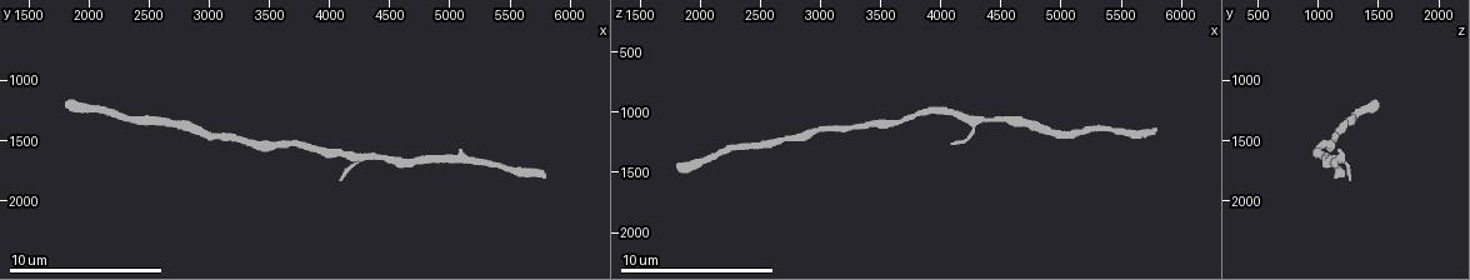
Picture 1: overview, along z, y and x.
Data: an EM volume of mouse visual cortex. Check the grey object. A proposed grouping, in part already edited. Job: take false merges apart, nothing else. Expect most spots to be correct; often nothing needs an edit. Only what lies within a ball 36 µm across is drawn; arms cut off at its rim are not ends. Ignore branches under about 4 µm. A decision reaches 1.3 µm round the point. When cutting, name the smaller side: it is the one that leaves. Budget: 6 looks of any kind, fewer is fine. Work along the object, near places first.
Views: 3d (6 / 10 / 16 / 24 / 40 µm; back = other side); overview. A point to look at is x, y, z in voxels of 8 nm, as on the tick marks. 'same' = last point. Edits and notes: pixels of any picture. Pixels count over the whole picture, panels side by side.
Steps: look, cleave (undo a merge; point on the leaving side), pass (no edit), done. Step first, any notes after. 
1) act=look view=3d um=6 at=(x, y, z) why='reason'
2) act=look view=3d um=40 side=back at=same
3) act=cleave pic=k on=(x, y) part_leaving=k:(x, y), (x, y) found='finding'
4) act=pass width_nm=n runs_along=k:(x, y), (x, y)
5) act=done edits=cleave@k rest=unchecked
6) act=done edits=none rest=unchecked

act=look view=3d um=16 at=(2640, 1360, 1220) why='narrows sharply'

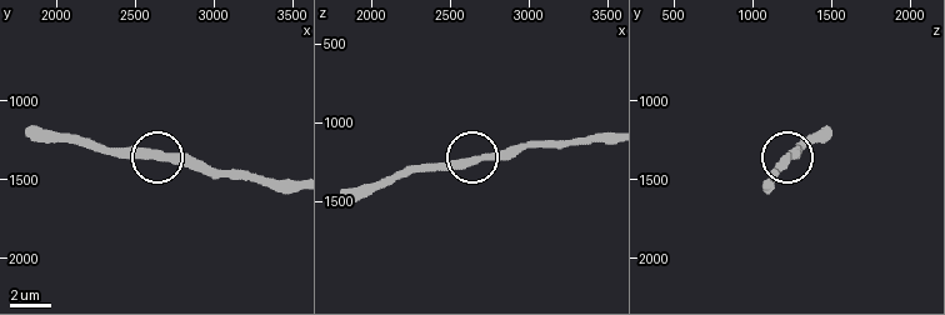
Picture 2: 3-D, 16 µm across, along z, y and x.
act=look view=3d um=6 at=(2660, 1380, 1240)

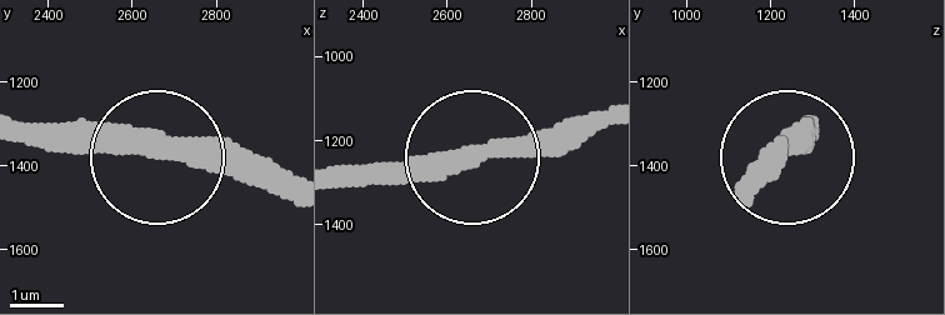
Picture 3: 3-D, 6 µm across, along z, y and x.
act=pass runs_along=3:(608, 111), (434, 170), (344, 170) found='all the same neuron'

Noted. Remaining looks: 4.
act=look view=3d um=6 at=(3740, 1540, 1020)

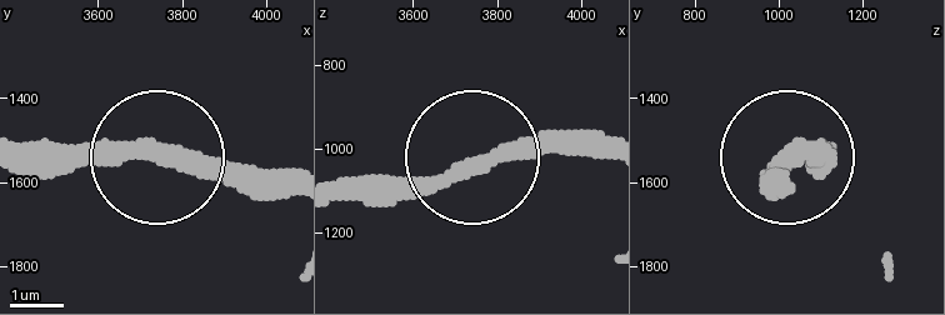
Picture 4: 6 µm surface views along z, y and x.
act=pass width_nm=330 runs_along=4:(478, 164), (606, 154) found='all the same neuron'

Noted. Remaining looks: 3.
act=look view=3d um=10 at=(4400, 1640, 1040) why='thin neck'

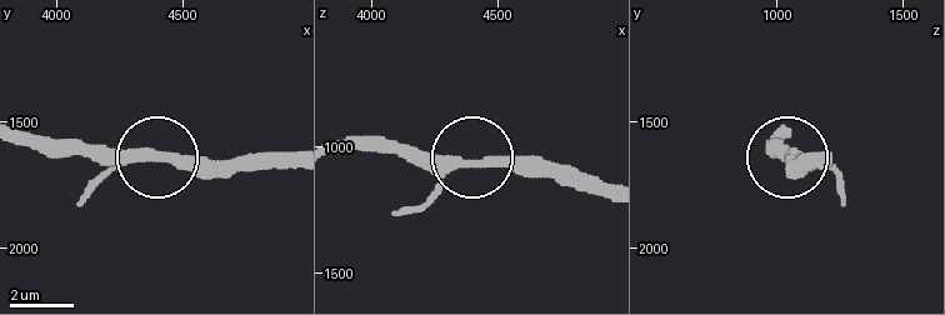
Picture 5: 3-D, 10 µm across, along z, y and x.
act=look view=3d um=6 at=(4440, 1640, 1060)

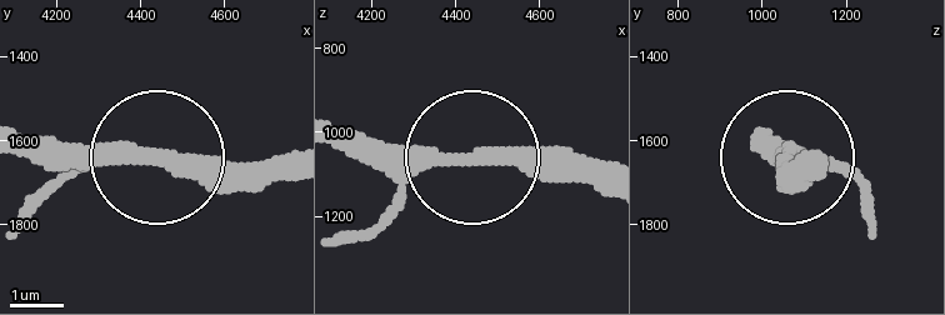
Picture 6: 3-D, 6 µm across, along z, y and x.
act=pass runs_along=6:(344, 138), (600, 165) found='all the same neuron'

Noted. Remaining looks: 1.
act=done edits=none rest=unchecked

